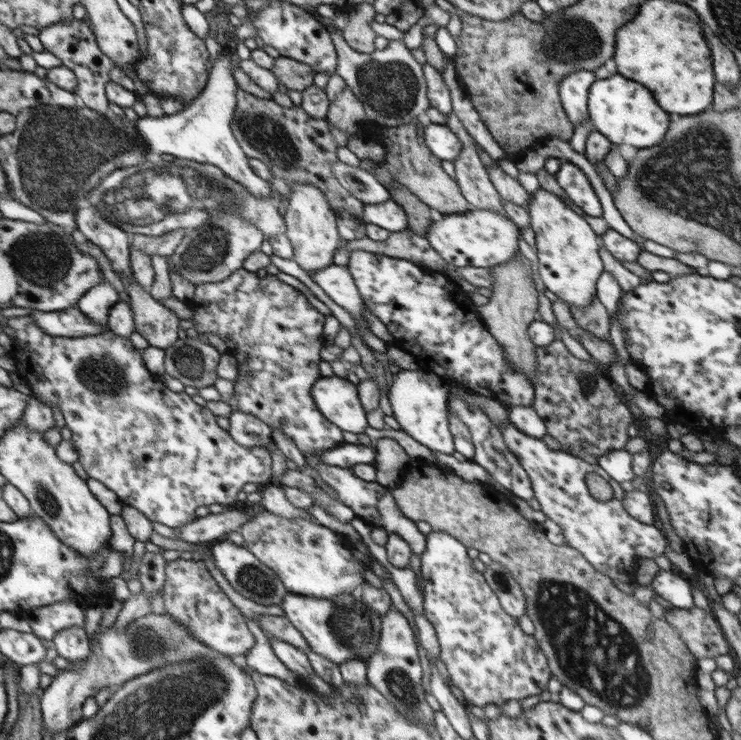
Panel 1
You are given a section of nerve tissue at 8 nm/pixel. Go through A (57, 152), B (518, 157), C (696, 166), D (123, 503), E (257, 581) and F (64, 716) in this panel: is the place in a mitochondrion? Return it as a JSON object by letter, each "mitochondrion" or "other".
{"A":"mitochondrion","B":"other","C":"mitochondrion","D":"other","E":"mitochondrion","F":"other"}

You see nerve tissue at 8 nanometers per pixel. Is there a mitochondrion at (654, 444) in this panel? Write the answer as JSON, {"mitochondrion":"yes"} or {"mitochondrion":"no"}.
{"mitochondrion":"no"}

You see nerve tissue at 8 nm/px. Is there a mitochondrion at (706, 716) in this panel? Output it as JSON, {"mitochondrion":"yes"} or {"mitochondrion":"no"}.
{"mitochondrion":"no"}

